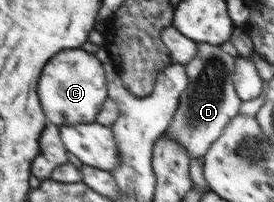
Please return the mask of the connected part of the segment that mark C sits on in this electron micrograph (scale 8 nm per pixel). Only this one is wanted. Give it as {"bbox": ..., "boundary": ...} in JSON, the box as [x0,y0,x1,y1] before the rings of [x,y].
{"bbox":[37,48,108,126],"boundary":[[[81,48],[61,50],[45,64],[37,91],[47,122],[58,126],[93,123],[108,97],[106,73],[95,54]]]}

